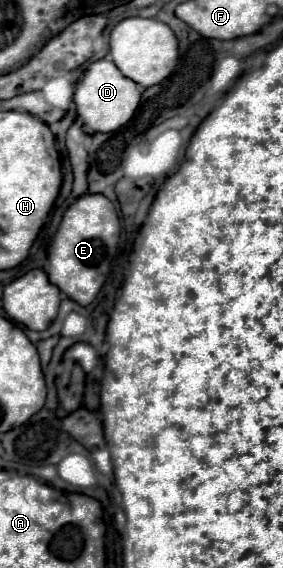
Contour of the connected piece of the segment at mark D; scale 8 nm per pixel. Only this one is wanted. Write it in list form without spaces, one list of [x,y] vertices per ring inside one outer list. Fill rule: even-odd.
[[[96,60],[92,62],[82,78],[76,84],[76,94],[74,94],[74,102],[78,106],[78,116],[82,120],[82,126],[88,134],[96,134],[96,132],[114,132],[118,128],[122,128],[136,112],[138,104],[142,98],[142,90],[138,84],[134,84],[134,80],[122,76],[122,72],[116,68],[116,64],[112,60]]]

